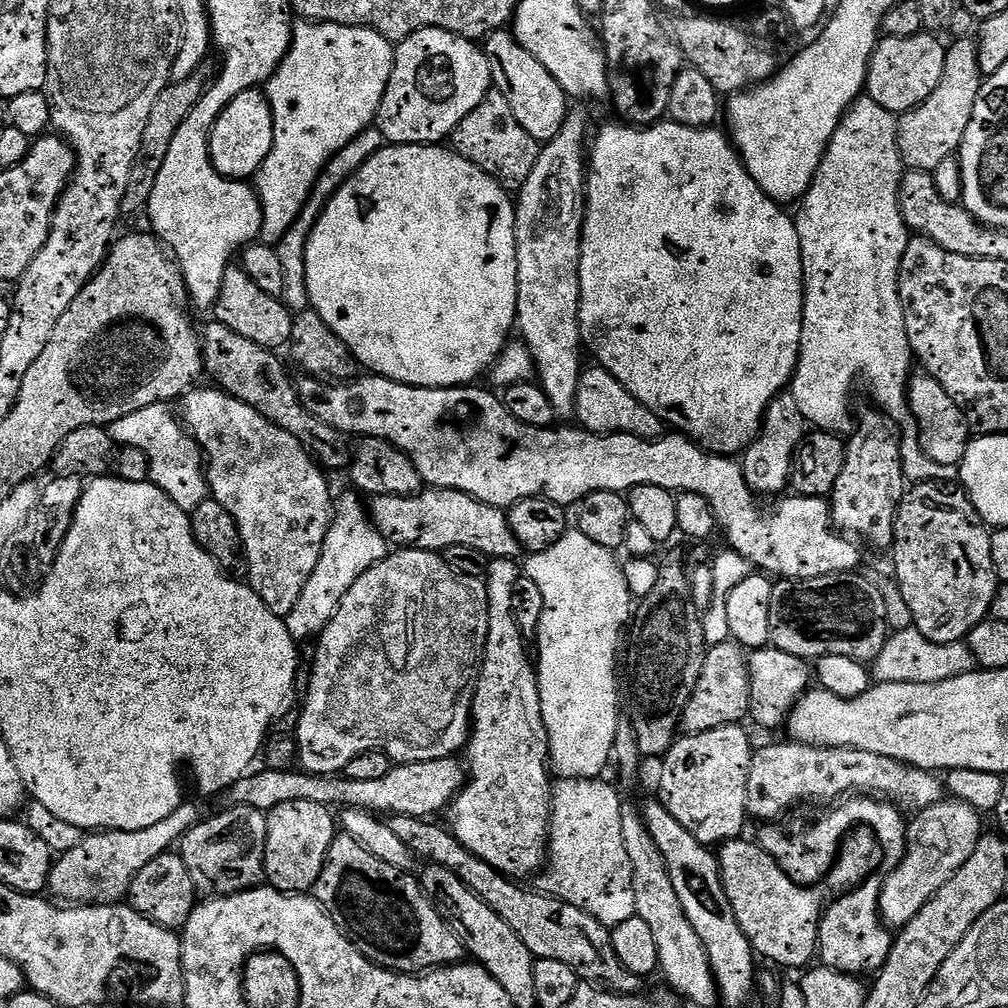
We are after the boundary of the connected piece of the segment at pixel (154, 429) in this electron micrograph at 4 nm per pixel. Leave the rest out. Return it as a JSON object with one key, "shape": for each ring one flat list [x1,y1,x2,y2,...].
{"shape":[[155,404,154,406,146,406,134,414,126,414,126,418,118,418,118,422,111,424,110,435,117,445,140,450,148,459,151,483,157,484,179,508,190,514,203,500,209,499,210,496,206,464,195,439,181,427,178,423,177,413,175,416,170,409,168,404]]}

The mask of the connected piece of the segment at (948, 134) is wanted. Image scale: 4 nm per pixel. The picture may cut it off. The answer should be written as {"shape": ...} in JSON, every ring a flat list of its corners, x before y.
{"shape":[[953,39,951,43,944,54,942,82,938,82,926,102,903,113,896,126,900,159,909,169,918,172,932,173,946,158,956,156,960,143,966,138,966,126,970,126,970,118,974,118,974,102,978,102,982,83,976,41]]}

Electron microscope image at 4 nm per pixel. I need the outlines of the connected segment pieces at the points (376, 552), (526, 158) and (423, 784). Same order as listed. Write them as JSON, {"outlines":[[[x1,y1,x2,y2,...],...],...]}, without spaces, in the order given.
{"outlines":[[[355,489,337,493,333,501,333,517,328,525,326,538,323,539,322,554,319,555,318,565,306,582,297,605,284,618,292,640,302,644,304,640,315,639,324,632,332,621,342,598,349,593,357,578,385,559,390,551,390,545,383,535,377,531,367,514,367,507,362,504,363,497]],[[490,90,462,122,453,130,450,147,462,158,474,162,490,178,494,178,503,188,518,190,530,178,530,170,534,170,534,162,538,162,541,145,522,126,518,126,518,118,514,118,514,110,510,110,510,102,500,92]],[[447,756,430,762,414,762,413,764,397,763,382,778,354,782,339,775,313,776,303,770,274,770,265,767,264,772,249,771,247,776,234,782,226,793,227,803,235,806,250,806,254,810,264,813,273,812,278,806,286,806,286,802,318,802,335,806,340,804,344,808,364,808,373,814,387,814,388,816,409,816,410,818,435,817,449,807,460,795,466,783,466,768,459,759]]]}

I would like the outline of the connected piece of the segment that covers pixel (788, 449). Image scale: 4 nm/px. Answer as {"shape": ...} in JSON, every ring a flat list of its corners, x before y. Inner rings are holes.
{"shape":[[791,391,781,392,776,399,768,403,768,409,764,412,759,431,752,443,742,453,744,477,753,493,759,494,761,497,763,497,762,495,775,497,780,494,775,494,775,492,789,487,792,479,792,459,796,453,796,446,805,432,806,421,800,417,800,411,794,402]]}

